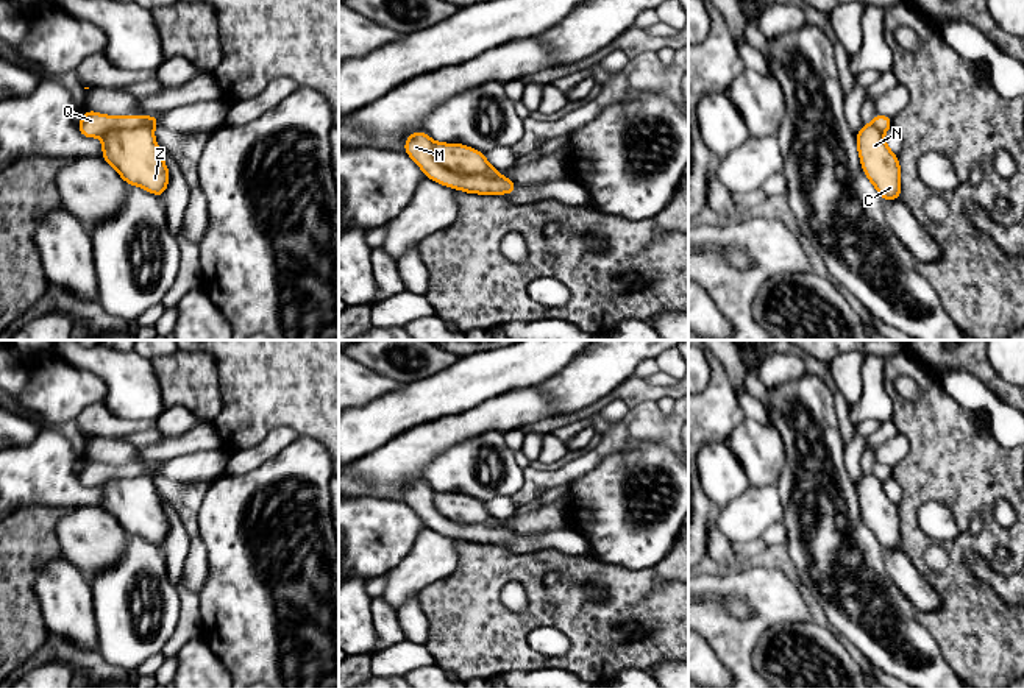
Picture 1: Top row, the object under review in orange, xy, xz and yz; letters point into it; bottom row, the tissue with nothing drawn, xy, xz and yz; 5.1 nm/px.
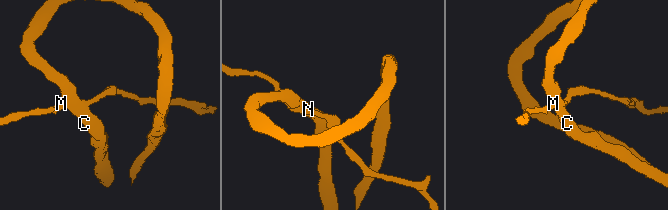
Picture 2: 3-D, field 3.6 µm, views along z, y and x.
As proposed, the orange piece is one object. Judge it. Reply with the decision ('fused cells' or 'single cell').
fused cells

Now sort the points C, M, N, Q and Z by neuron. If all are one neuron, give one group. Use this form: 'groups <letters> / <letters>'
groups C N Z / M Q

